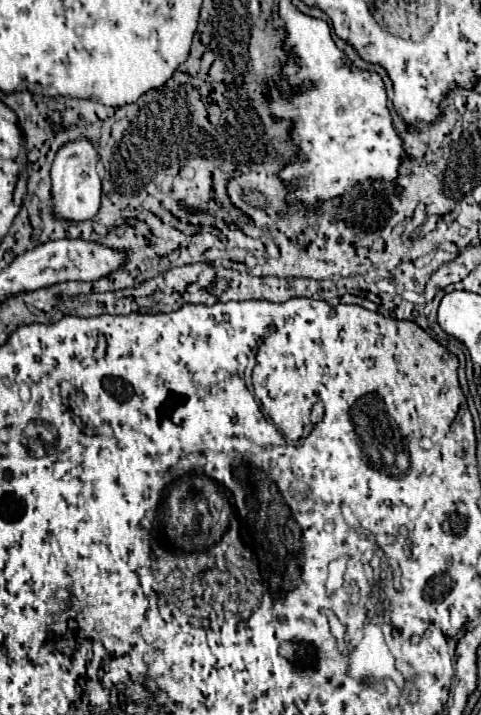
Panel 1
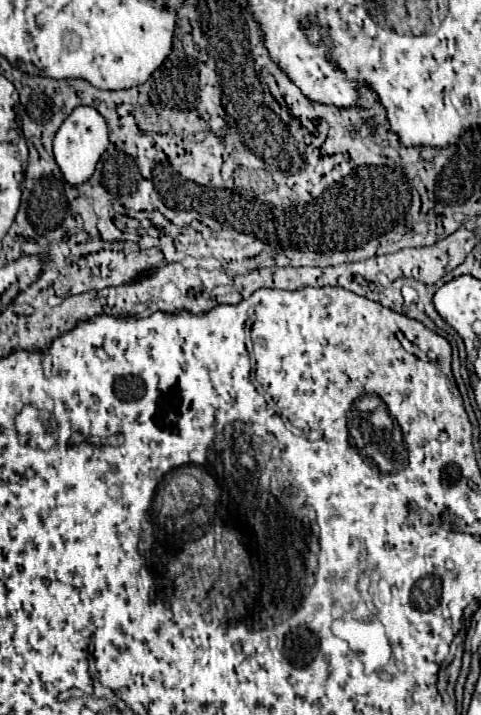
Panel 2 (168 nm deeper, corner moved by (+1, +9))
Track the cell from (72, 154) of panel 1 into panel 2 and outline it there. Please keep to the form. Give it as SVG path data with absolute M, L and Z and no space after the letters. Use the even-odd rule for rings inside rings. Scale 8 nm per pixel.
M77 107L67 119L65 123L59 127L55 141L53 141L53 153L55 153L55 161L65 177L65 181L73 187L83 185L85 181L89 181L89 177L95 171L95 165L101 159L101 153L107 149L109 145L109 131L107 131L107 123L105 119L91 107Z

